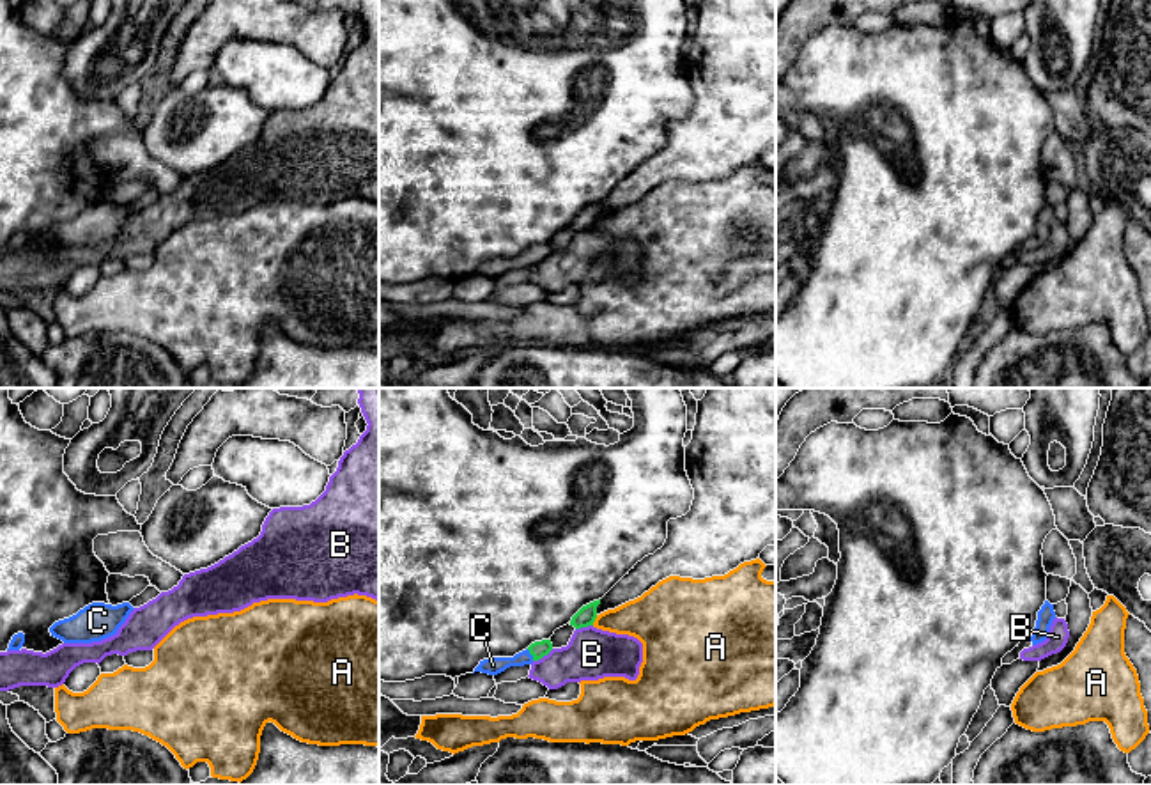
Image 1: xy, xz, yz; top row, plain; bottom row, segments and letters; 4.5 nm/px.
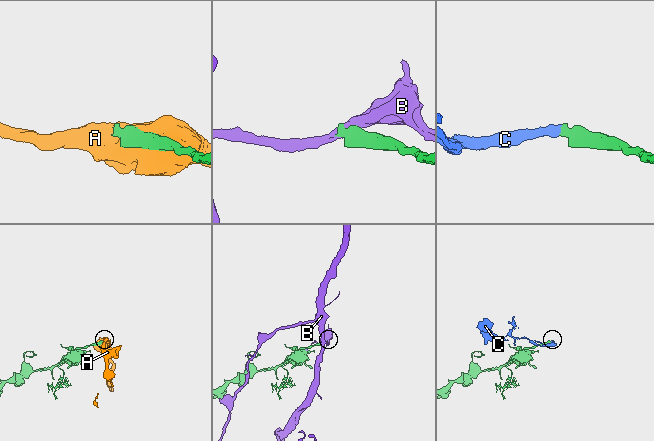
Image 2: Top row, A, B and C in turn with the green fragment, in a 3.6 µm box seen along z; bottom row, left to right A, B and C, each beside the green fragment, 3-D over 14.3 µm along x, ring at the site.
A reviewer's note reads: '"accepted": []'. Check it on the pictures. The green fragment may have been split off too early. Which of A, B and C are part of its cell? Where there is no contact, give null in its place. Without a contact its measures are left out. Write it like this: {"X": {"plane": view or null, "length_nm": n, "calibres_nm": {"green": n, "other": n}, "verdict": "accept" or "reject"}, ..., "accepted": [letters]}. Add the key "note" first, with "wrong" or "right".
{"note": "wrong", "A": {"plane": "xz", "length_nm": 50, "calibres_nm": {"green": 90, "other": 200}, "verdict": "reject"}, "B": {"plane": "xz", "length_nm": 110, "calibres_nm": {"green": 80, "other": 240}, "verdict": "reject"}, "C": {"plane": "xz", "length_nm": 70, "calibres_nm": {"green": 80, "other": 80}, "verdict": "accept"}, "accepted": ["C"]}

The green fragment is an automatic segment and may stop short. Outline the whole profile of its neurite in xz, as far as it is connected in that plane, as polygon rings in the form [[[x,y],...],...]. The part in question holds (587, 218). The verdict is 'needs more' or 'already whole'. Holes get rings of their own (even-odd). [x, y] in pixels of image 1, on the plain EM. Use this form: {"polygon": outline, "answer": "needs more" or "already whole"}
{"polygon": [[[593,204],[586,209],[583,209],[570,223],[570,229],[574,229],[576,232],[581,230],[588,230],[593,229],[595,222],[597,222],[597,209],[600,207],[599,204]]], "answer": "already whole"}

